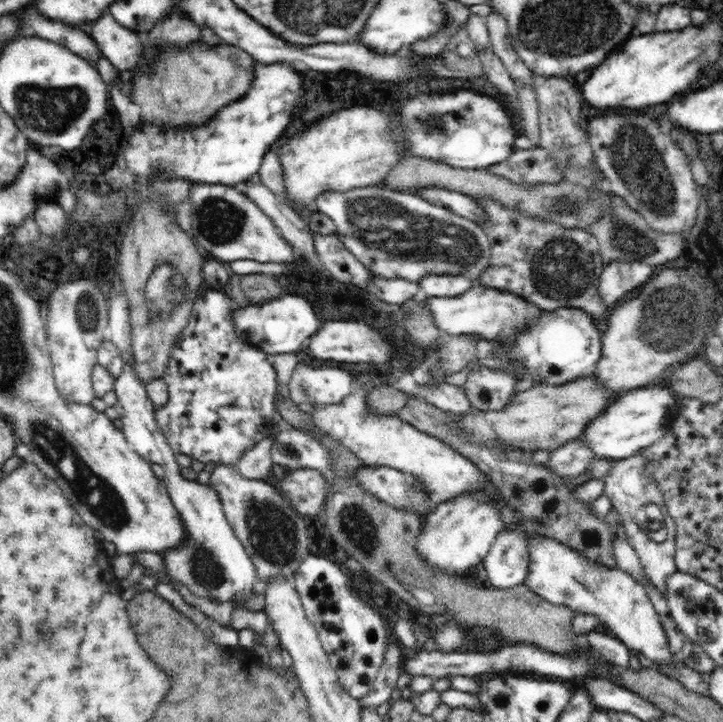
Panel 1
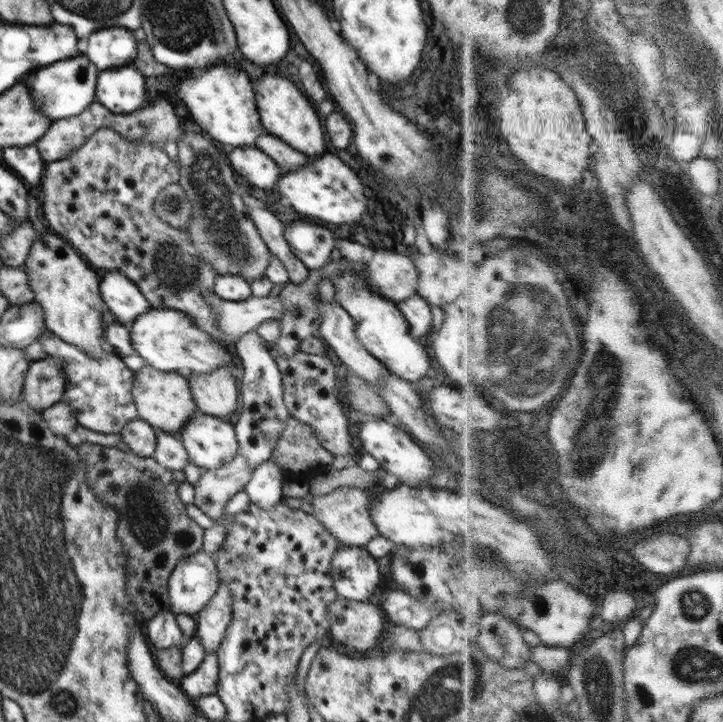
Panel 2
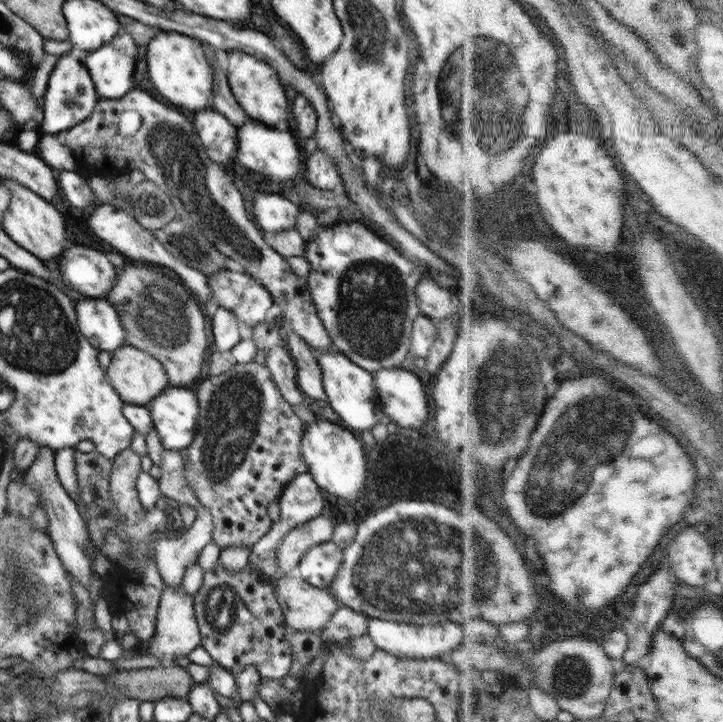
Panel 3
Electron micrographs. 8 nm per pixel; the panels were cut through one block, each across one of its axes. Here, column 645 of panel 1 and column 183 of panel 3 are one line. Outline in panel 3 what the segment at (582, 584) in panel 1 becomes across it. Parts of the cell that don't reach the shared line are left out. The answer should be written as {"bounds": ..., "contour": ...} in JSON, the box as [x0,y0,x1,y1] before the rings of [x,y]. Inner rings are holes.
{"bounds":[148,586,200,666],"contour":[[[182,586],[166,587],[159,600],[156,618],[156,632],[149,639],[148,652],[161,660],[161,666],[176,664],[176,657],[198,656],[200,651],[200,631],[194,614],[194,597],[188,595]]]}

